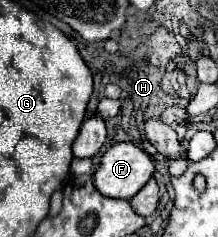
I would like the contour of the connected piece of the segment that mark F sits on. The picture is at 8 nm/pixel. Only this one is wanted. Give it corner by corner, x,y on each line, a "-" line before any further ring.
116,143
100,159
94,173
96,189
114,199
132,199
154,175
150,155
134,143

